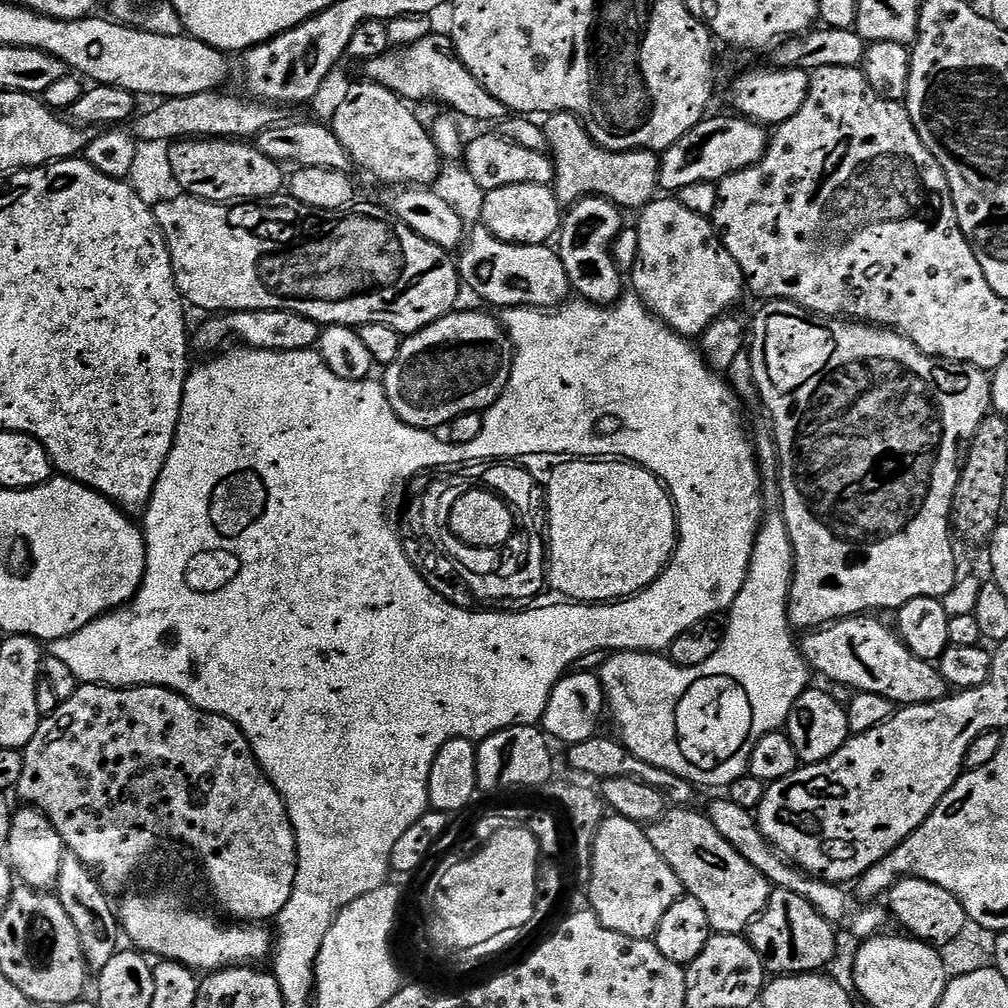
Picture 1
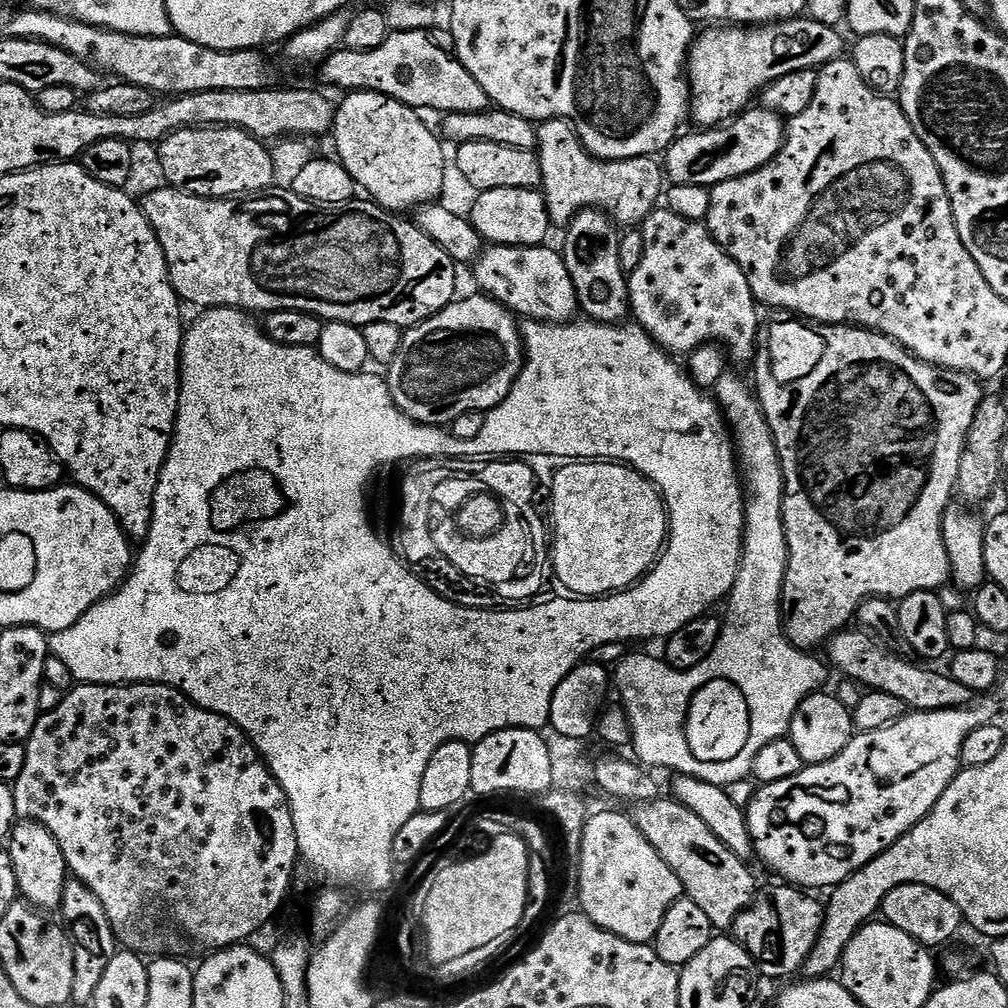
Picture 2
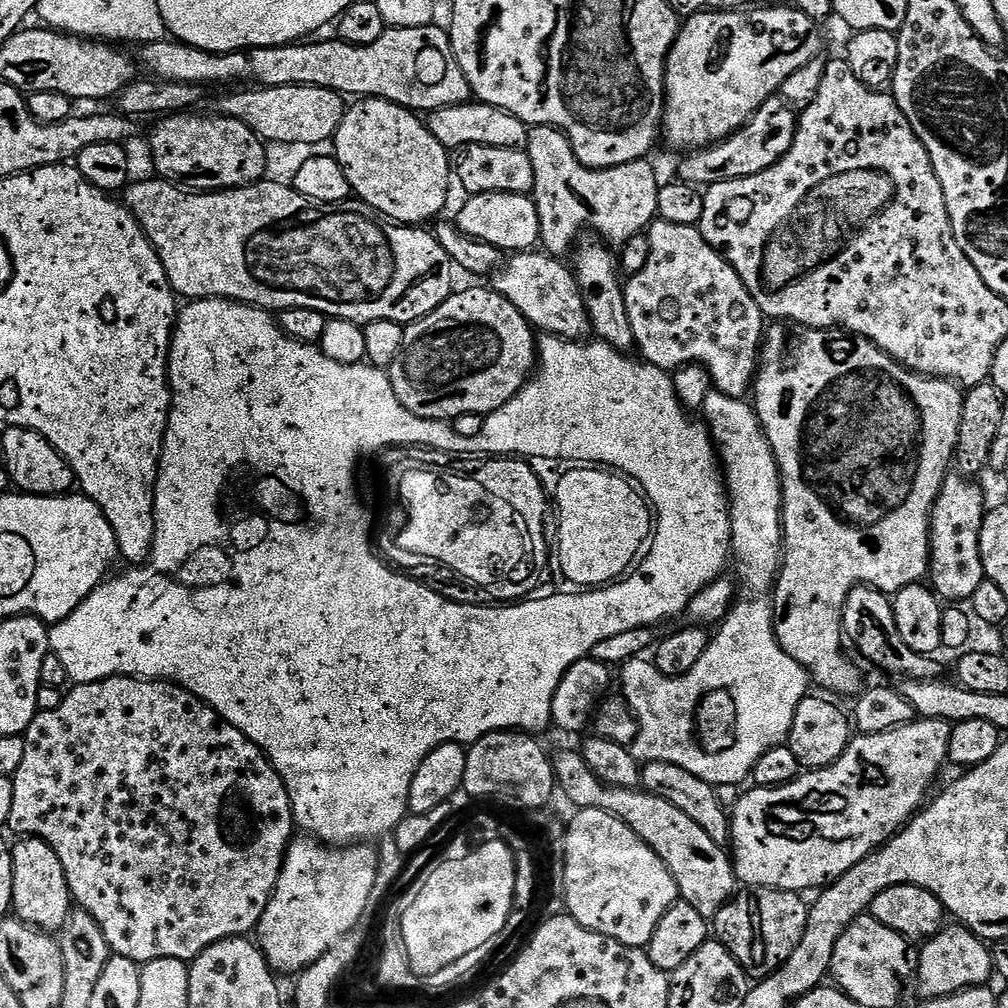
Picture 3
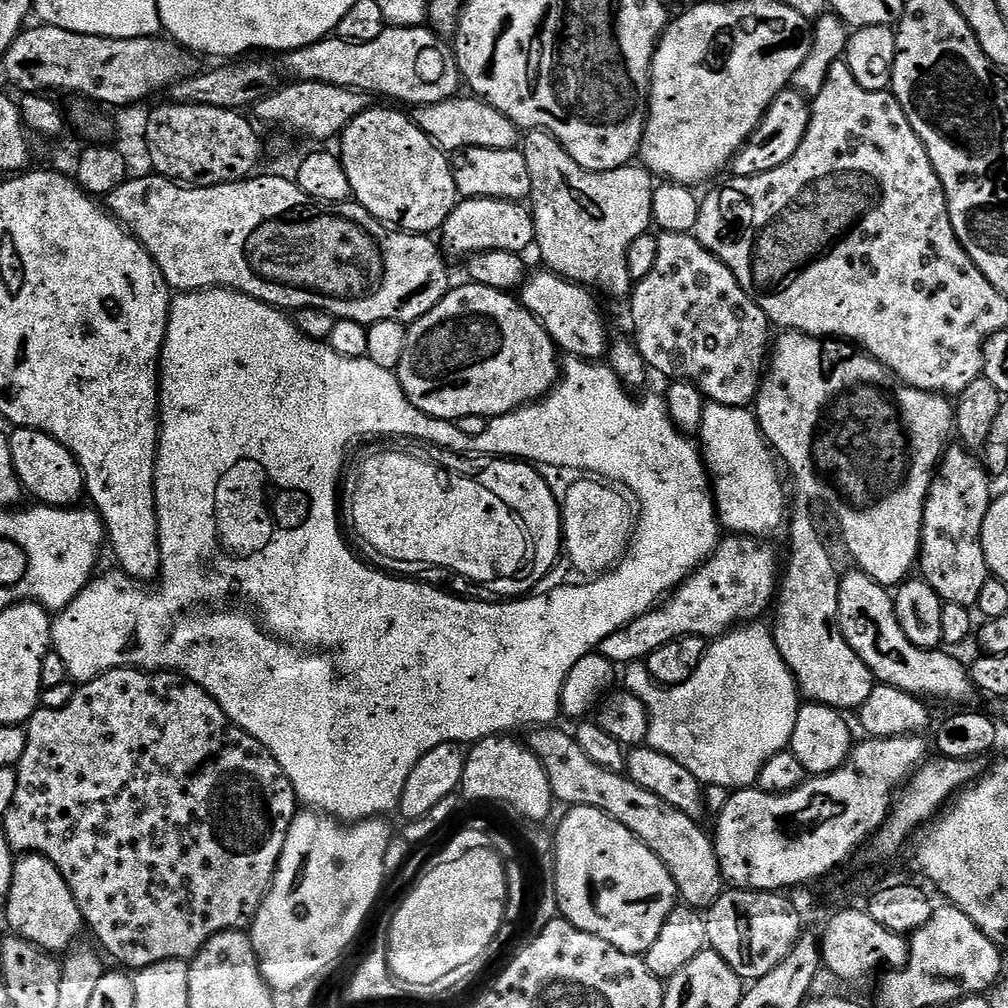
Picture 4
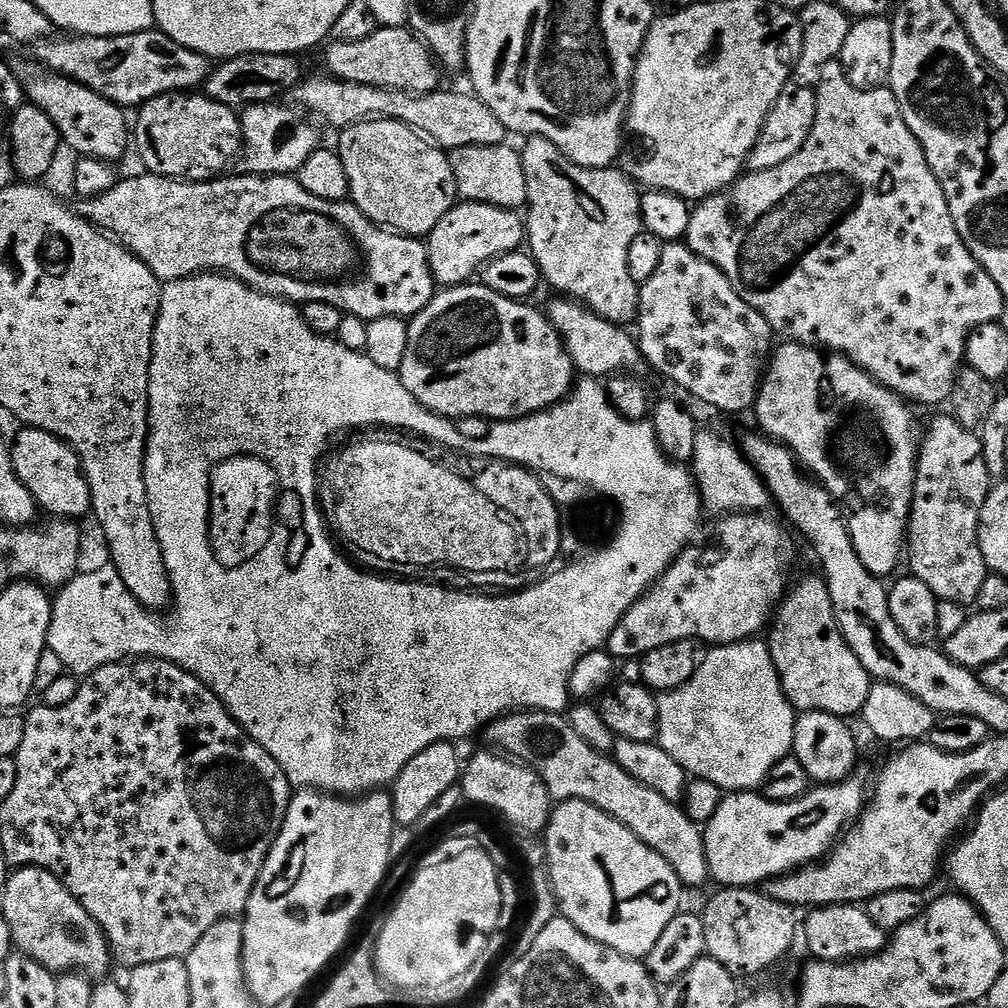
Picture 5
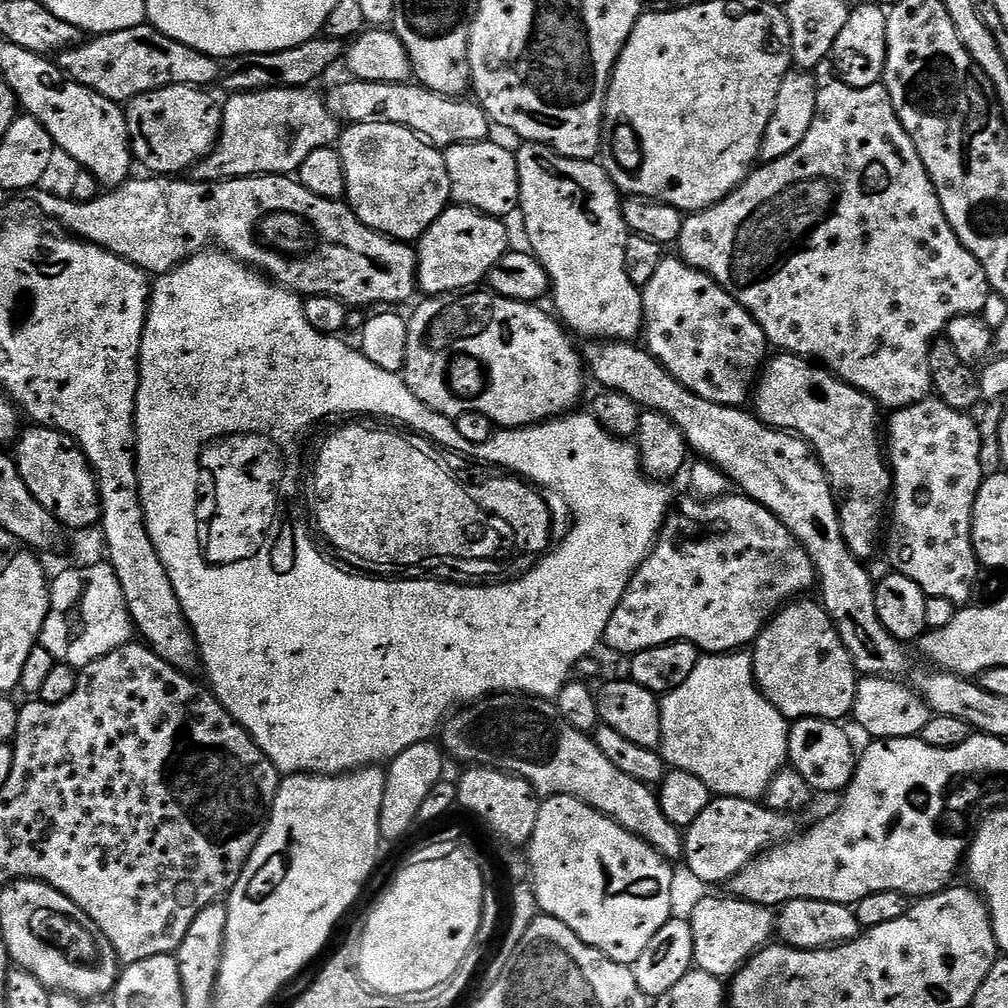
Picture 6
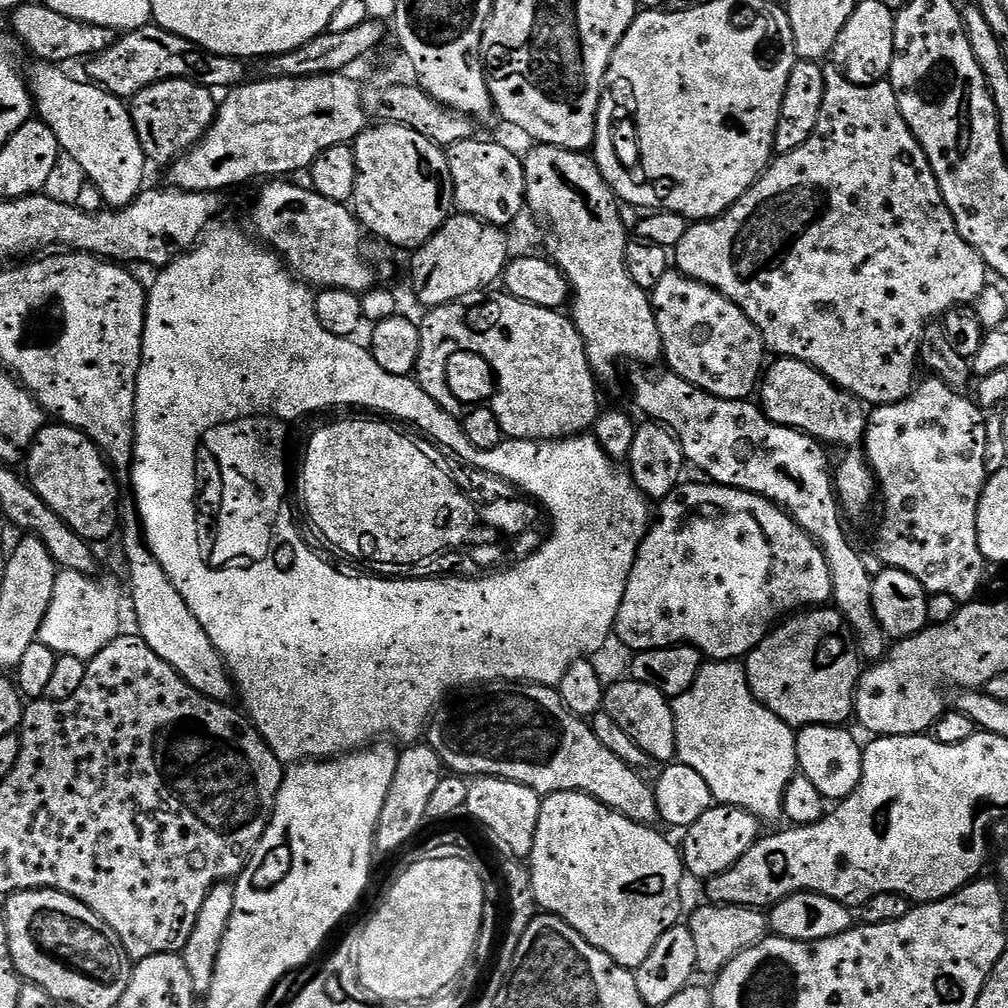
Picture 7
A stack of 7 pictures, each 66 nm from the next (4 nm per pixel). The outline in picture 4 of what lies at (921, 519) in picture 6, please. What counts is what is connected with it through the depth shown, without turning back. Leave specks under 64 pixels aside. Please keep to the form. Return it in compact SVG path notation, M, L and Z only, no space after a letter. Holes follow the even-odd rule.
M952 446L945 451L928 487L928 497L924 502L924 525L920 535L919 575L932 589L939 594L945 604L957 604L972 608L978 602L982 586L985 586L990 573L986 566L986 558L982 554L982 522L986 518L986 510L994 499L994 491L988 483L990 477L984 471L981 461L976 460L971 451L963 446Z

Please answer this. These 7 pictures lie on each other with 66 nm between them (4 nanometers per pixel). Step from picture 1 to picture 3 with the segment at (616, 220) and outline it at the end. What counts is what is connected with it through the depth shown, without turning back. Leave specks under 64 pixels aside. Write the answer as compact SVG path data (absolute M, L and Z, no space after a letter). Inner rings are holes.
M588 238L577 239L574 251L571 253L573 256L572 260L570 259L570 264L576 274L582 302L586 302L586 310L592 323L592 332L595 335L600 335L597 337L612 348L635 349L636 339L634 338L634 330L630 330L630 314L626 314L624 284L621 273L618 271L617 257L607 243L596 238L584 239Z

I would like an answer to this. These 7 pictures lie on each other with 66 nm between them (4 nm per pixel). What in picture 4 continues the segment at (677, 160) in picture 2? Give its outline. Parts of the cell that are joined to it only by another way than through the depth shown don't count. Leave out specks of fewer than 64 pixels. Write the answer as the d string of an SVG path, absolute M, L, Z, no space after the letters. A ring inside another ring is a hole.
M791 86L783 88L778 98L774 98L774 102L765 110L762 122L754 130L754 134L732 159L731 175L757 176L766 174L766 170L778 170L782 162L790 162L790 158L798 154L798 146L802 146L802 138L806 138L811 117L812 105L809 97L803 96Z

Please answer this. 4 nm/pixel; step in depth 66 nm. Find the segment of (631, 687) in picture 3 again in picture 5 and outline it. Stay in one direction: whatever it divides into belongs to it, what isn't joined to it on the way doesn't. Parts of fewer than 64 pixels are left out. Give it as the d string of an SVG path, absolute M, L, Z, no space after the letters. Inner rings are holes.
M697 431L690 471L700 494L703 511L713 512L716 518L733 514L760 514L770 504L768 488L763 478L744 456L737 441L735 444L734 441L727 440L720 432ZM760 638L743 640L737 644L713 647L686 686L659 697L658 743L670 758L674 758L674 762L686 769L689 777L714 782L714 786L725 793L751 792L768 783L769 774L778 762L782 762L782 758L793 755L797 715L782 690L767 643Z

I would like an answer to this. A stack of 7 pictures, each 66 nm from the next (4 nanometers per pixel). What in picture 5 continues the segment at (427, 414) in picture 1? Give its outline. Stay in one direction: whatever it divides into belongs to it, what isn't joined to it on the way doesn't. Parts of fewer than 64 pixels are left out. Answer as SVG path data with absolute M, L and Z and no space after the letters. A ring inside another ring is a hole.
M483 282L457 284L437 291L430 303L417 316L411 317L408 326L406 358L402 358L402 366L398 373L400 380L406 386L406 390L410 390L410 394L414 394L414 398L418 398L418 402L422 402L422 406L426 406L440 416L449 418L483 416L489 422L521 420L524 416L533 416L535 412L545 412L547 408L553 408L573 391L574 381L577 379L578 373L572 366L572 359L564 348L563 340L554 330L554 326L549 322L547 315L541 309L539 312L538 309L531 308L530 305L531 303L528 302L506 298L502 294L487 288Z

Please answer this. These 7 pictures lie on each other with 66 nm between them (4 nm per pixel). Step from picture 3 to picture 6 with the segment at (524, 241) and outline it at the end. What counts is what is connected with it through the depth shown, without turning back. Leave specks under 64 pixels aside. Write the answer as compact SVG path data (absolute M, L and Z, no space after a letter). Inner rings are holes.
M449 206L418 241L419 291L425 292L423 295L428 298L444 298L483 285L492 267L510 251L508 228L504 224L507 223L499 216L487 216L473 208Z

